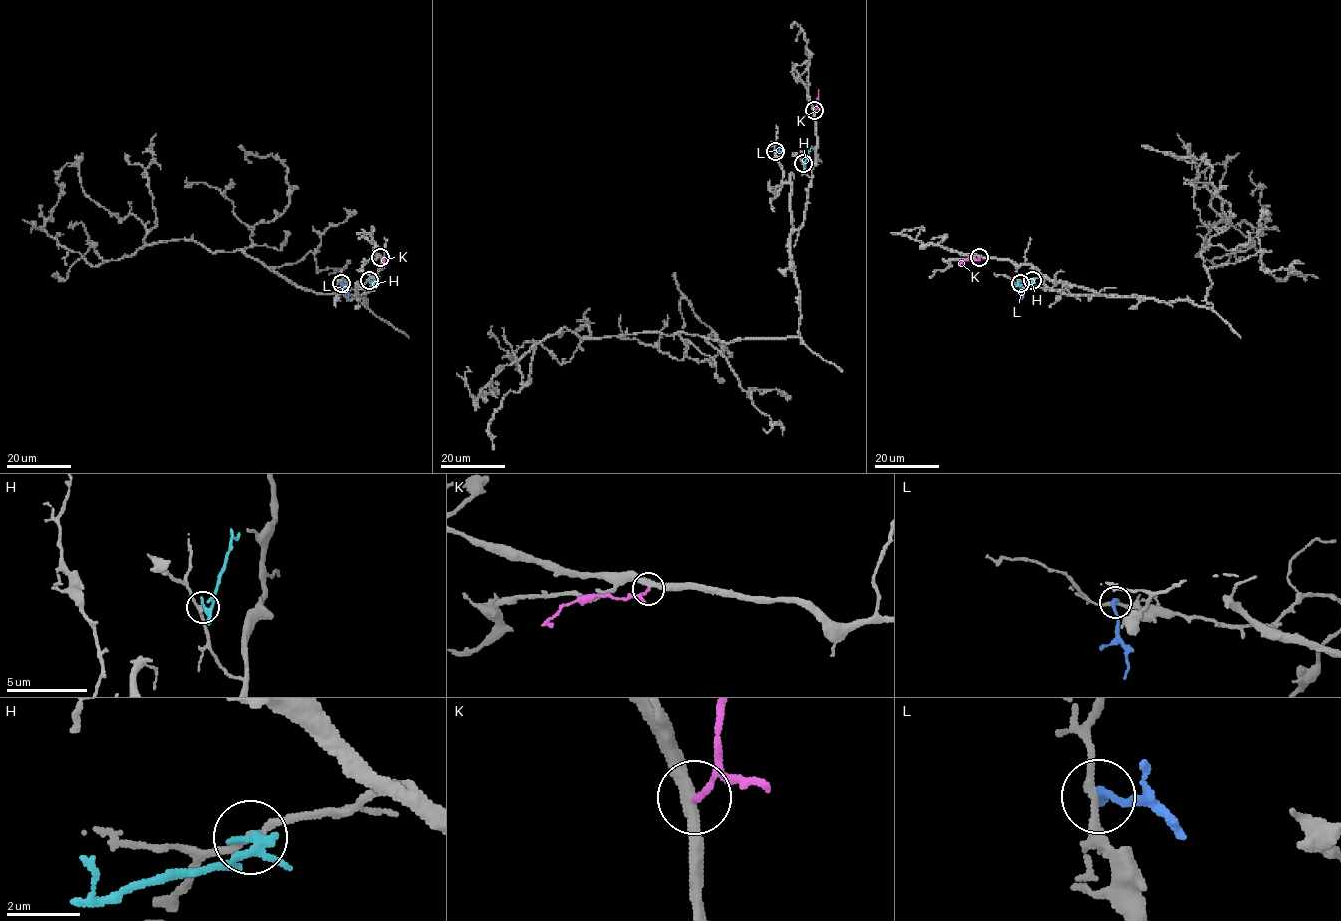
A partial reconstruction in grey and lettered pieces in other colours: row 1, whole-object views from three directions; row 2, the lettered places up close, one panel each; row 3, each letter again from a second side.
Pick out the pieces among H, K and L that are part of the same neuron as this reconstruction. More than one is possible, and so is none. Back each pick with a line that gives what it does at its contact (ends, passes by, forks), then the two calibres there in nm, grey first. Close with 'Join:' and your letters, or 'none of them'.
K: It passes by. Thickness 340 nm (grey) against 110 nm
Join: K

